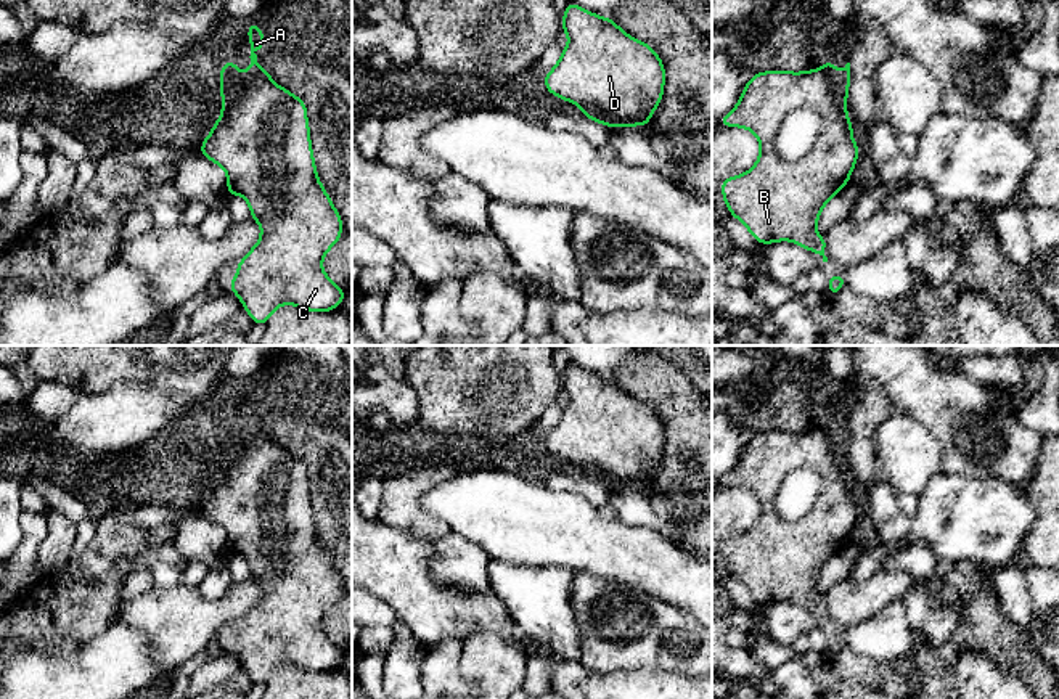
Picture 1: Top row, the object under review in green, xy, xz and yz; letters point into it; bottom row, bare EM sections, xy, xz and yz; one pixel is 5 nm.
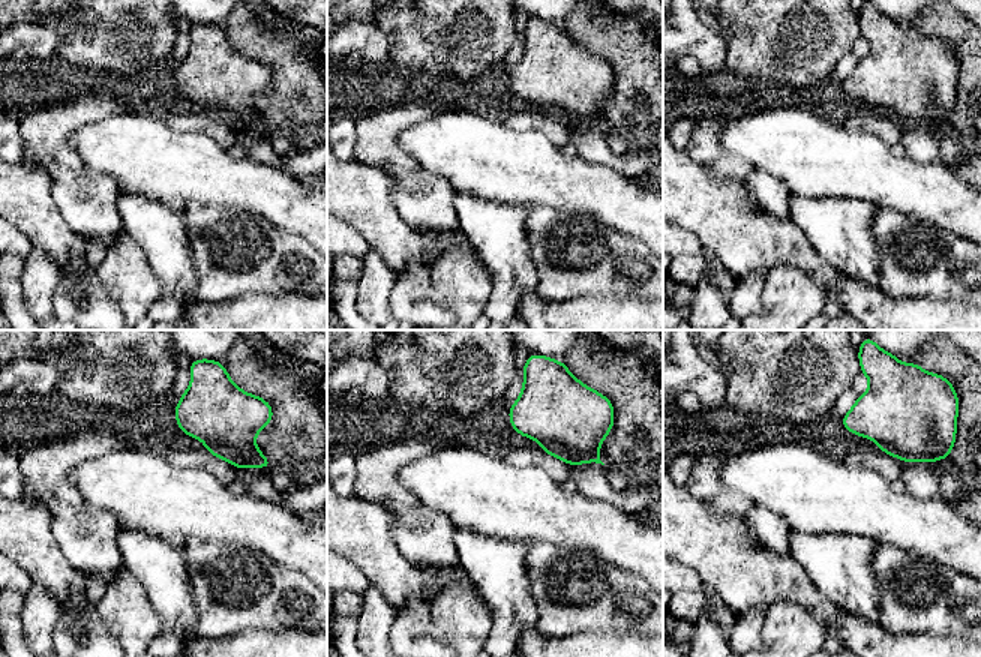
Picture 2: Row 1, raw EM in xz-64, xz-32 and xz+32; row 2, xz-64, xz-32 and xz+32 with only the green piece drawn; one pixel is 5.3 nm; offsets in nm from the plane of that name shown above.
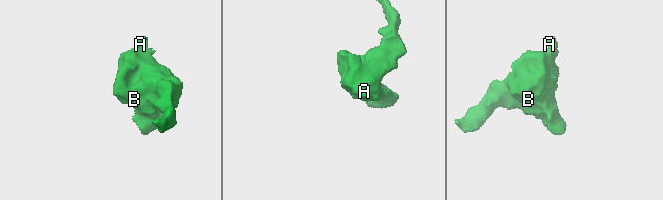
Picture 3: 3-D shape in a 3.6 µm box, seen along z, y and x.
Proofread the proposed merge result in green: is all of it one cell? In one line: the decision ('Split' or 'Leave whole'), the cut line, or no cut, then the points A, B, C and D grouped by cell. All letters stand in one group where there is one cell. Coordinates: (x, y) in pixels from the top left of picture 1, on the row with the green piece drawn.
Split. Split along xz (580, 105), (600, 106), (630, 124). Groups: A / B C D

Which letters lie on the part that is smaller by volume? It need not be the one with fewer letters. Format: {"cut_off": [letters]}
{"cut_off": ["A"]}

